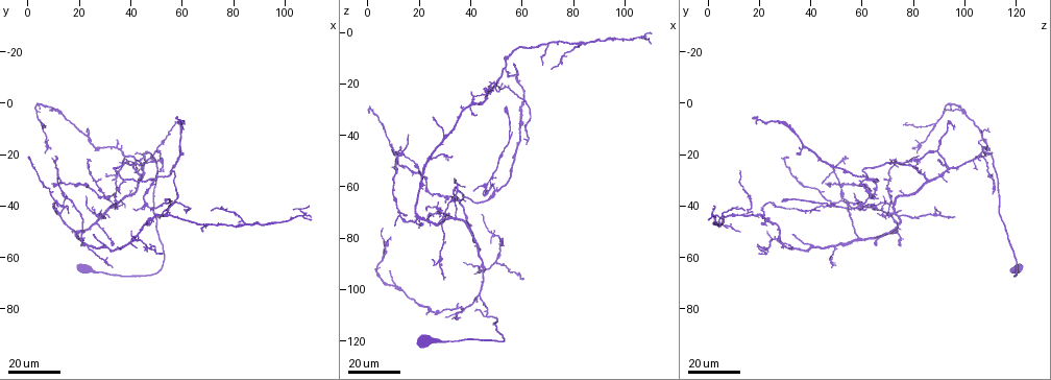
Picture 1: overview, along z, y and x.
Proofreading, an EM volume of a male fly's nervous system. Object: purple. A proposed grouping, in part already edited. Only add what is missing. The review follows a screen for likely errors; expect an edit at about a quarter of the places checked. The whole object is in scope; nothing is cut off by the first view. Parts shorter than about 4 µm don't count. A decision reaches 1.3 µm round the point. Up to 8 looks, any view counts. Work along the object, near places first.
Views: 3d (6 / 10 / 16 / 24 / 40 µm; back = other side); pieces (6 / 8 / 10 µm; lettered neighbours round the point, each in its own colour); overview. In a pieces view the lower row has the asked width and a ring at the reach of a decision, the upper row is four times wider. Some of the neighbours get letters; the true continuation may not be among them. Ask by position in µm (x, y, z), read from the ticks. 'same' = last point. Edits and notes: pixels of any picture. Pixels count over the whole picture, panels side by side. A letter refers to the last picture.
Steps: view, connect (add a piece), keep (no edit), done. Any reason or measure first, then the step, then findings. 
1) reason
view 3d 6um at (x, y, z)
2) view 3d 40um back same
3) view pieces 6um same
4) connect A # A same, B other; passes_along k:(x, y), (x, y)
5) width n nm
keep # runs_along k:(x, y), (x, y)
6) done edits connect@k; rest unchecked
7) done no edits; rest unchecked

branch stops here
view 3d 16um at (60, 11, 96)

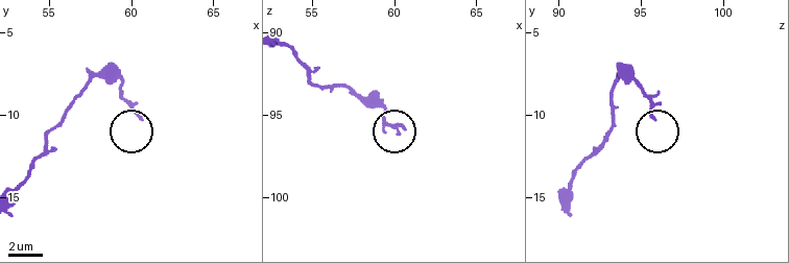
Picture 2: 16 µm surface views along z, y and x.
view pieces 6um at (60.6, 10.2, 95.7)

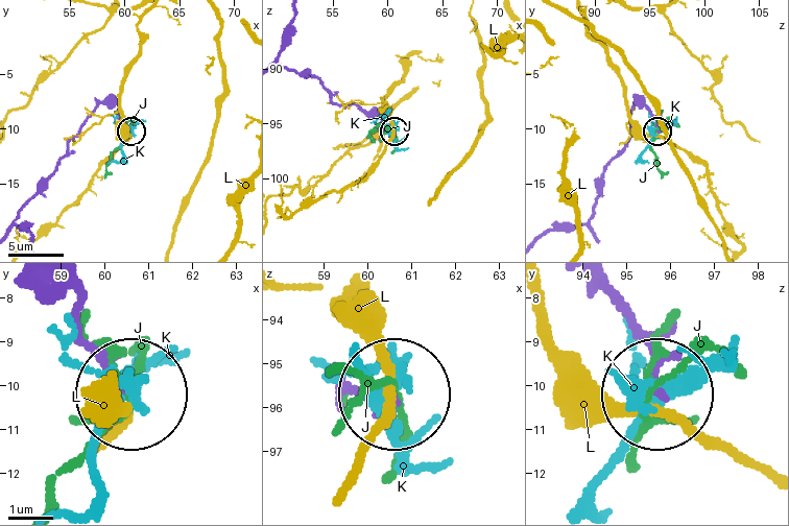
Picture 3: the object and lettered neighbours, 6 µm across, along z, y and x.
keep # J other, K other, L other; runs_along 3:(611, 301), (644, 345), (655, 386); no lettered piece goes on from it

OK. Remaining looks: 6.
free end
view 3d 24um at (30, 44, 96)

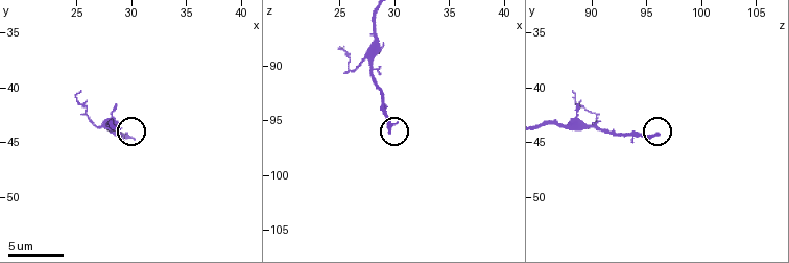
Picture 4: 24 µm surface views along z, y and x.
zoom in
view 3d 6um at (29.4, 44.4, 96.2)

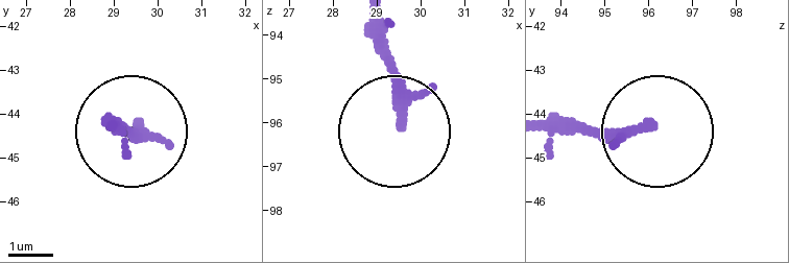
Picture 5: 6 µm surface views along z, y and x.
view pieces 6um at (29.55, 44.25, 96.05)

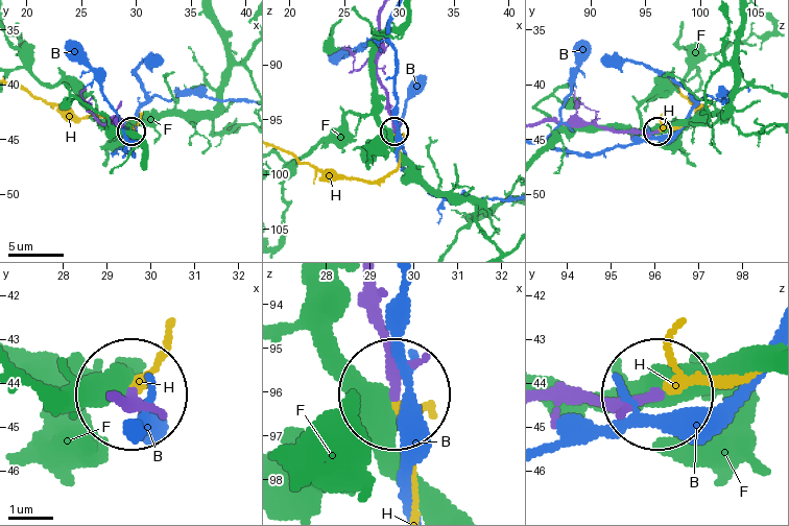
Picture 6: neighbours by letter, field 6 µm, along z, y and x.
connect H # B other, F other, H same; it goes on there

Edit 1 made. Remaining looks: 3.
branch stops here
view 3d 24um at (8, 3, 93)

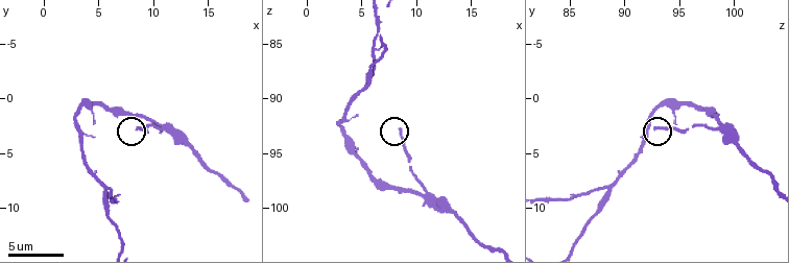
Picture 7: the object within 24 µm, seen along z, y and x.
view pieces 8um at (8.6, 2.8, 93.0)

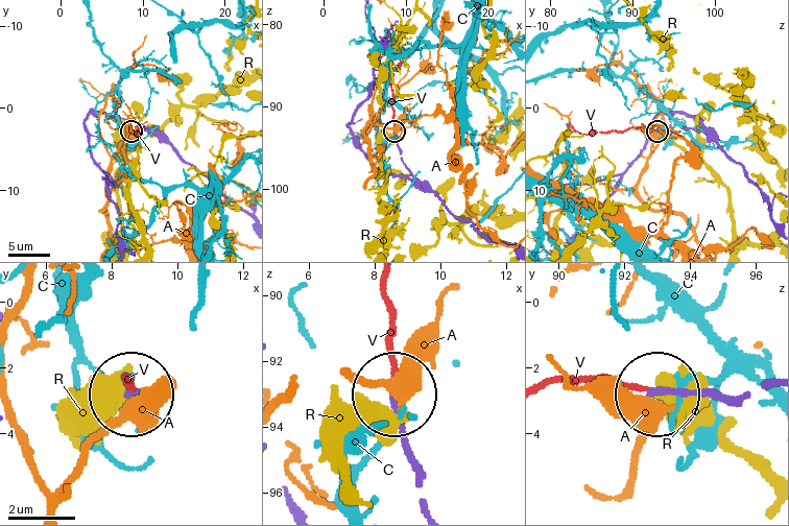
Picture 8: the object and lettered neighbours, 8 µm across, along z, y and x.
connect V # A other, C other, R other, V same; passes_along 8:(414, 473), (381, 282); the cell continues

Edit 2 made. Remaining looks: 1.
done edits connect@6, connect@8; rest unchecked

